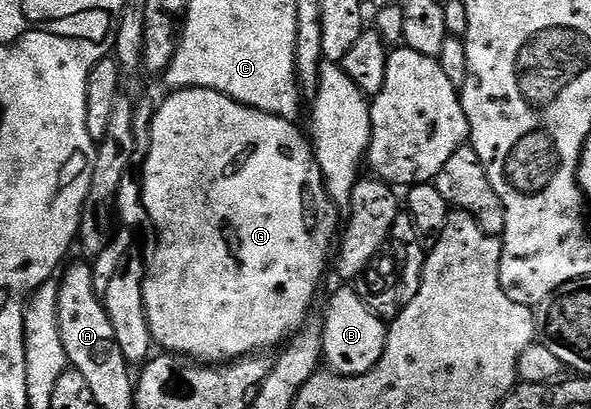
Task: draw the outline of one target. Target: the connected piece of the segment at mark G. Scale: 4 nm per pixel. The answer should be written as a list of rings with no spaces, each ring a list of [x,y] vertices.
[[[208,88],[175,89],[162,103],[157,103],[150,125],[150,149],[145,151],[146,163],[140,167],[140,173],[146,217],[149,225],[154,225],[158,233],[158,247],[154,250],[154,259],[149,259],[144,280],[144,304],[152,336],[163,351],[203,364],[221,364],[266,352],[269,346],[281,347],[305,327],[311,313],[310,305],[318,294],[318,285],[322,277],[328,274],[336,250],[336,231],[339,226],[338,218],[334,215],[336,207],[326,190],[326,181],[322,178],[322,169],[311,139],[307,135],[305,138],[294,125],[289,118],[245,106]]]

